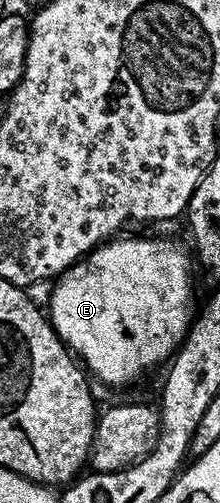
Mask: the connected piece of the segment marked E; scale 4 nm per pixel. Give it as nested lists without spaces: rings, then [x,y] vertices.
[[[116,237],[111,241],[105,241],[100,246],[89,251],[83,259],[72,264],[62,275],[51,284],[52,296],[48,299],[46,314],[60,336],[61,341],[69,351],[75,353],[82,360],[83,366],[87,368],[93,376],[97,375],[104,383],[113,383],[120,387],[123,383],[132,383],[139,375],[147,373],[151,367],[156,367],[159,363],[167,364],[170,357],[175,356],[179,346],[184,342],[184,336],[190,330],[190,315],[188,319],[188,255],[189,252],[179,247],[172,239],[124,239]]]

